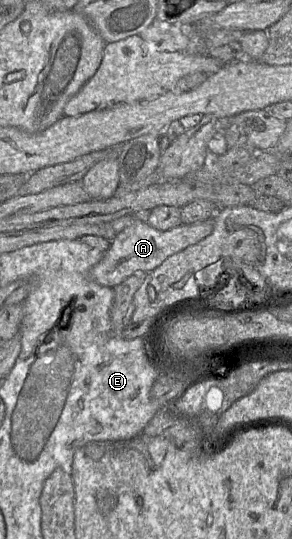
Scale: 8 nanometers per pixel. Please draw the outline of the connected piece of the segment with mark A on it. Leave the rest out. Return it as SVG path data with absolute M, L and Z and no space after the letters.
M137 217L114 237L103 258L91 269L91 278L100 285L114 288L136 272L152 272L169 256L209 236L213 229L214 218L161 231Z

